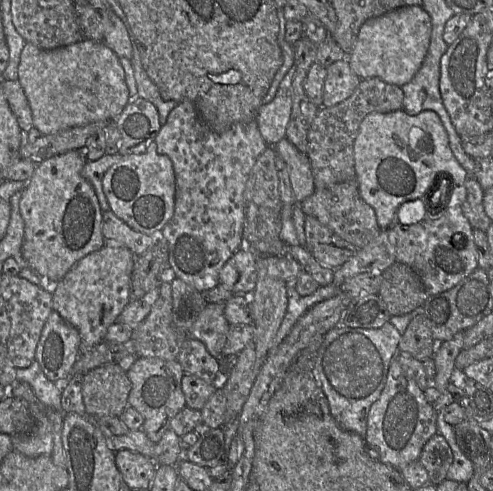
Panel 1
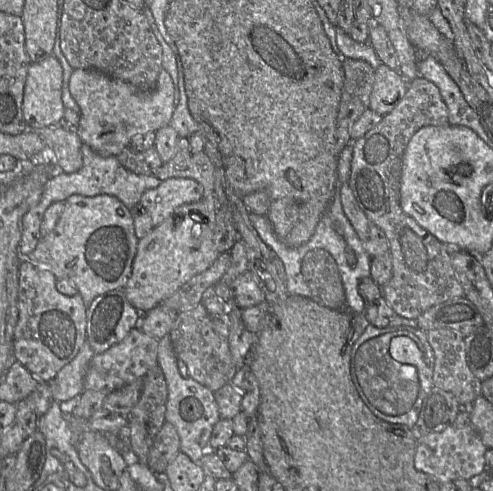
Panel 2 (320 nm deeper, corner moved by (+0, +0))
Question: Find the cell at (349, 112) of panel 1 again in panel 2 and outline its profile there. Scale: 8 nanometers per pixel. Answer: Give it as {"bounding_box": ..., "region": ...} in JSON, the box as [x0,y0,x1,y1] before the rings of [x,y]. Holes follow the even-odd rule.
{"bounding_box":[348,76,465,320],"region":[[[418,76],[408,82],[407,91],[396,107],[384,115],[382,120],[364,136],[351,143],[352,159],[348,180],[349,187],[361,210],[385,233],[389,242],[389,253],[392,256],[392,277],[382,287],[383,296],[396,314],[414,320],[434,305],[465,296],[463,287],[453,268],[451,246],[442,243],[422,228],[400,206],[403,159],[410,139],[419,129],[425,126],[446,126],[449,124],[448,108],[439,89],[429,80]]]}

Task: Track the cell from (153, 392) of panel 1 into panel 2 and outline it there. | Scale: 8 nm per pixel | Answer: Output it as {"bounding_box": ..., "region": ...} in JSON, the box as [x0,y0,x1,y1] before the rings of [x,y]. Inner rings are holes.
{"bounding_box":[157,335,221,463],"region":[[[166,335],[159,339],[157,364],[164,373],[168,389],[165,418],[177,430],[180,437],[180,451],[193,462],[200,463],[208,450],[213,428],[221,415],[214,392],[193,378],[184,377],[180,372],[178,360],[170,337]]]}

